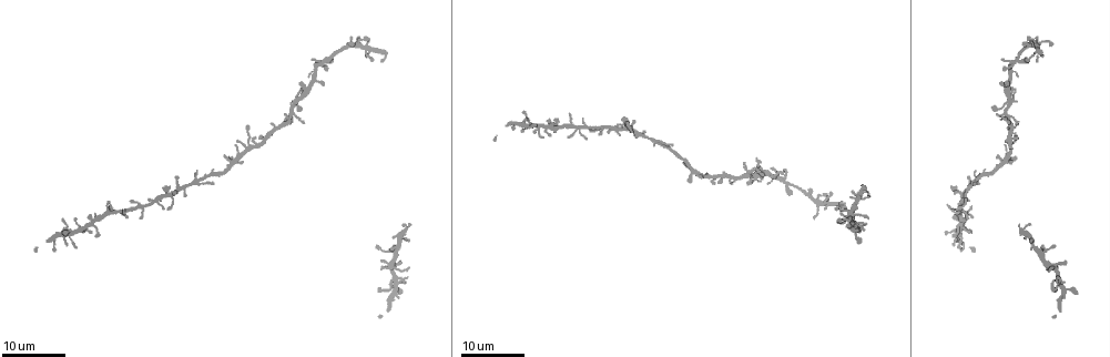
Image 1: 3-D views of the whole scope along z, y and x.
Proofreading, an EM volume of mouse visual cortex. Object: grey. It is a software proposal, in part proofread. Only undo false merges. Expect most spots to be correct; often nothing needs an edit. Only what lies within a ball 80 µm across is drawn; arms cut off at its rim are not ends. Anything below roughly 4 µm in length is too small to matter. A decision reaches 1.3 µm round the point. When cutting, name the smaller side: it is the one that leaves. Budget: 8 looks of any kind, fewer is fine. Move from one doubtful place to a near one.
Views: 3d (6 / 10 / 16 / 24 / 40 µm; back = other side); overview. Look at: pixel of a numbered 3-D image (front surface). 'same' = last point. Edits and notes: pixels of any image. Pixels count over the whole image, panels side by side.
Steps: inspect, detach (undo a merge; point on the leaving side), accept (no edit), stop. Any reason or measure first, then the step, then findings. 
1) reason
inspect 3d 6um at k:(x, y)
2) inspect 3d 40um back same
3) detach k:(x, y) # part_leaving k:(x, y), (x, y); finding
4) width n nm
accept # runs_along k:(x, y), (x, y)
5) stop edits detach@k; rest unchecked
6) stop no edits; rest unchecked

four-way junction
inspect 3d 16um at 1:(94, 225)

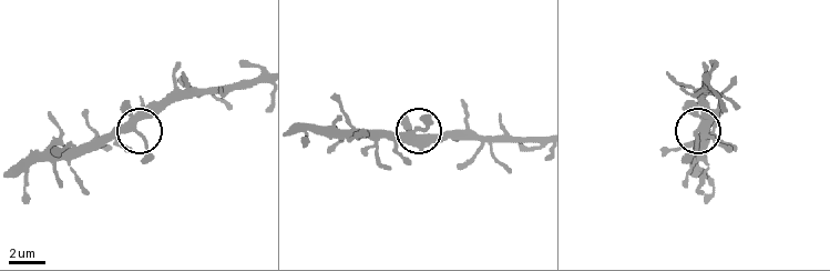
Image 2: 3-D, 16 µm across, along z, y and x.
zoom in
inspect 3d 6um at 2:(412, 132)

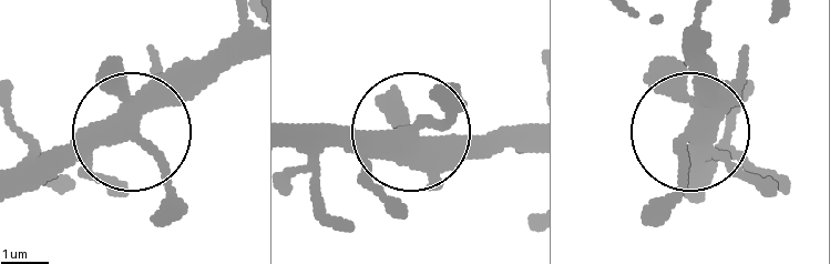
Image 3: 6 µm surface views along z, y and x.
arms 4
accept # runs_along 3:(248, 36), (213, 48), (141, 120), (141, 143), (185, 211); continuous, no second neuron

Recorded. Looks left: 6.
thin neck
inspect 3d 16um at 1:(589, 126)

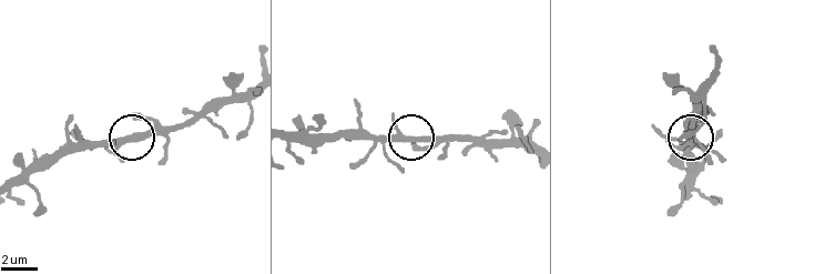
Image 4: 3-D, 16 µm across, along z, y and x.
inspect 3d 6um at 4:(132, 134)

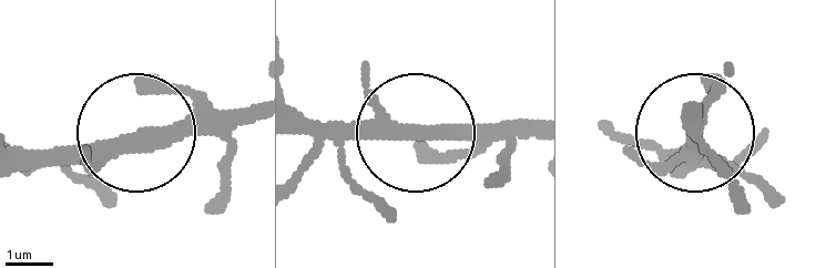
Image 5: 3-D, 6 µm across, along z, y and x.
accept # runs_along 5:(255, 105), (77, 148), (17, 148); all the same neuron

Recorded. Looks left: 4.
narrows sharply
inspect 3d 16um at 1:(187, 187)

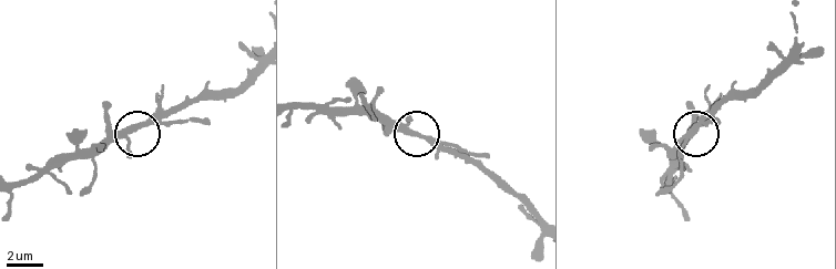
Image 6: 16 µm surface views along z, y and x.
inspect 3d 10um at 6:(697, 127)

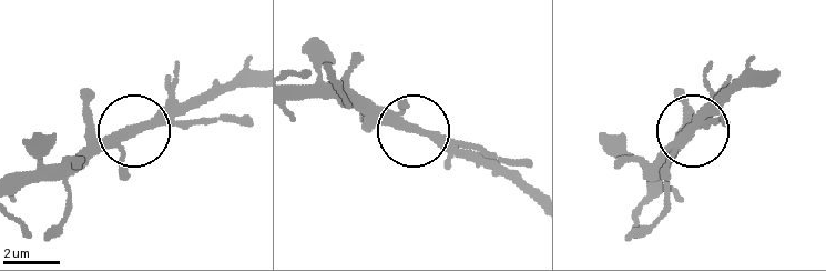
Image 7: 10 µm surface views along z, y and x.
width 310 nm
accept # all the same neuron

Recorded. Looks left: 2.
branch point
inspect 3d 24um at 1:(754, 170)

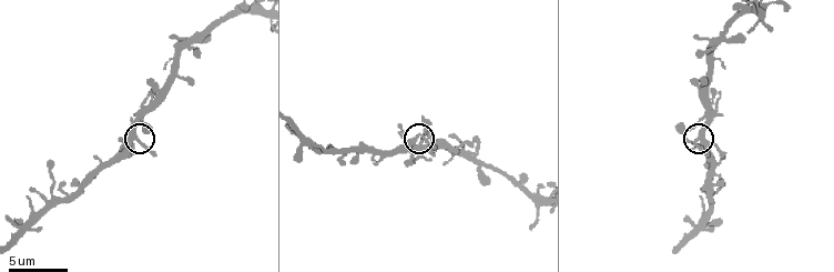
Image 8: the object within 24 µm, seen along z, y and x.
zoom in
inspect 3d 10um at 8:(414, 138)

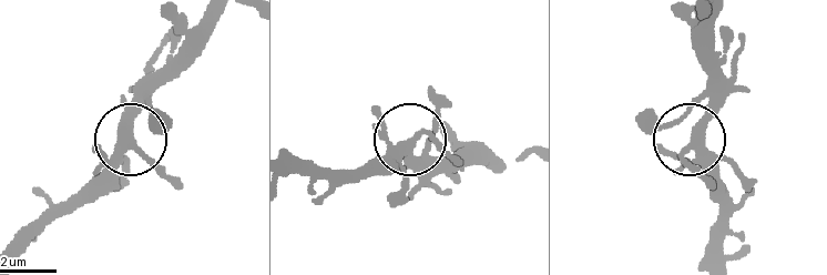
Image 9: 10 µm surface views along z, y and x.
side_arm 25 um
accept # one neuron here

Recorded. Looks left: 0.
stop no edits; rest unchecked

